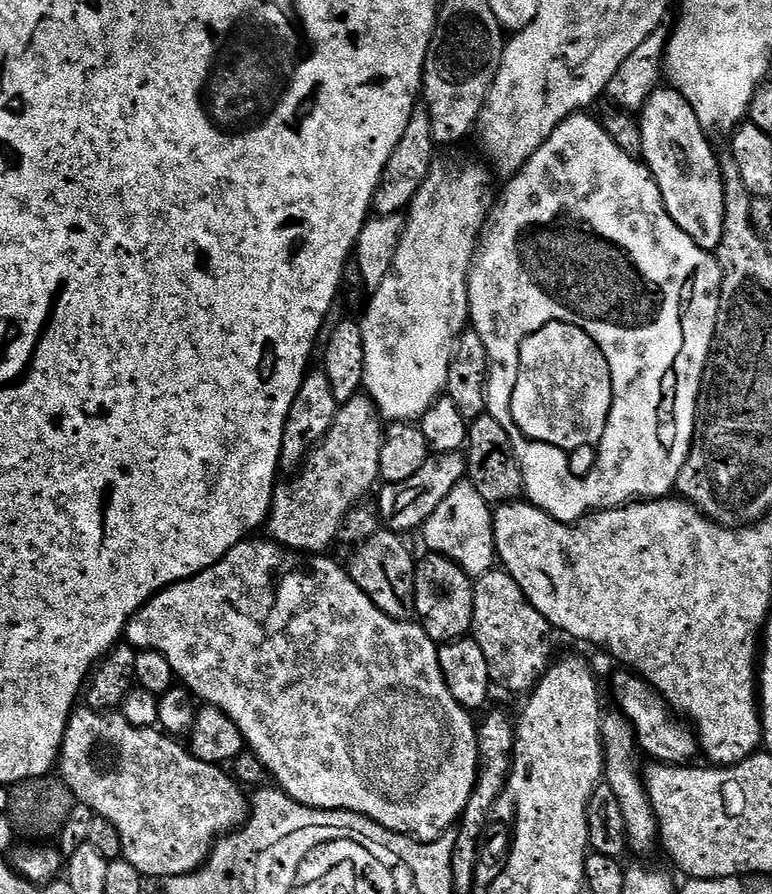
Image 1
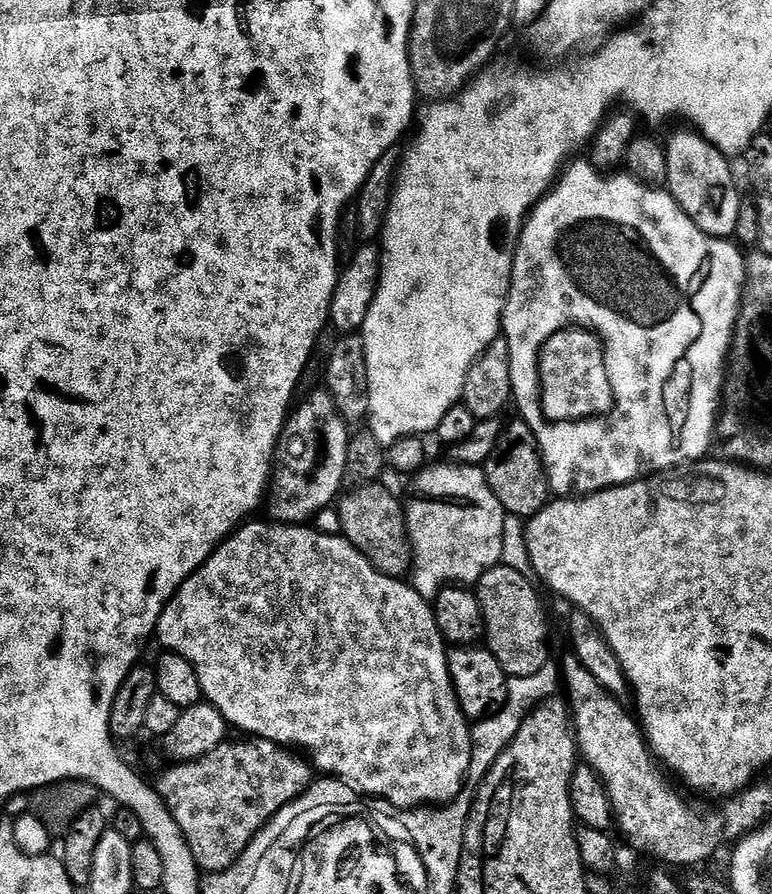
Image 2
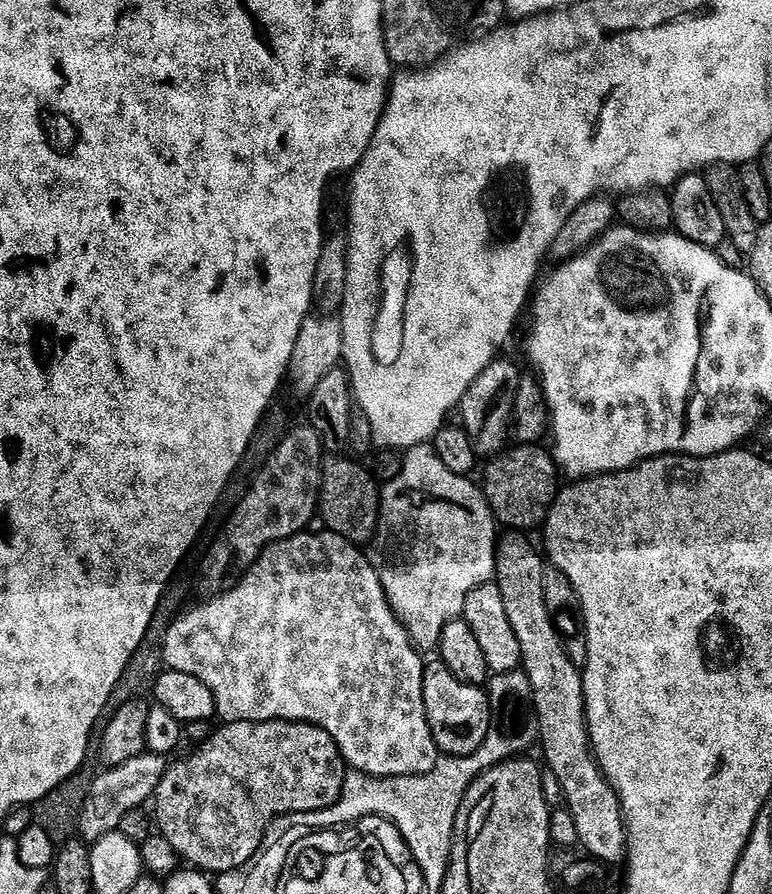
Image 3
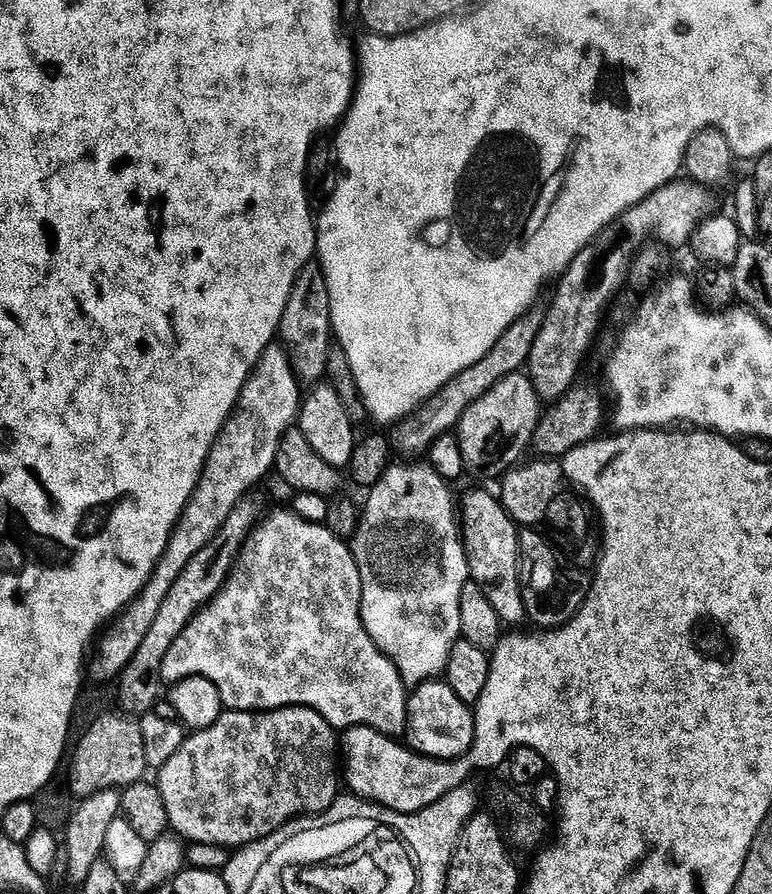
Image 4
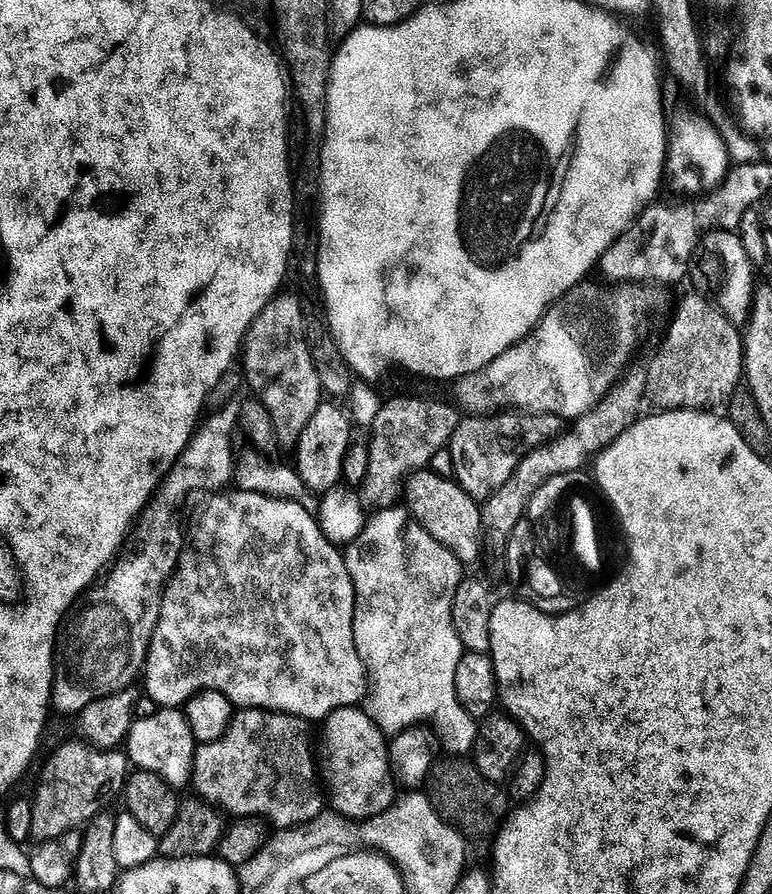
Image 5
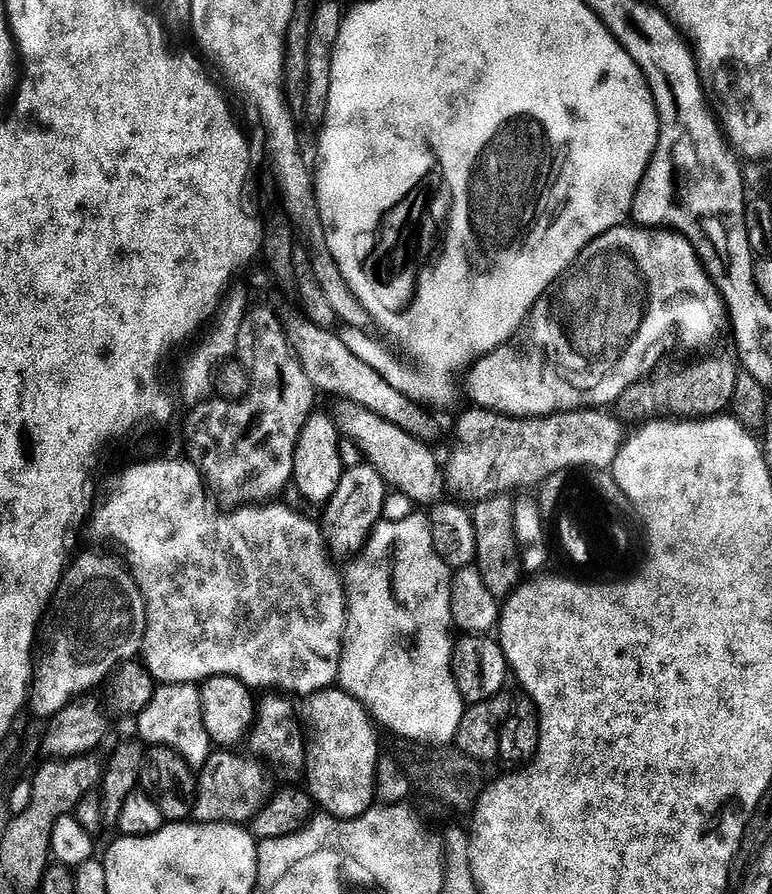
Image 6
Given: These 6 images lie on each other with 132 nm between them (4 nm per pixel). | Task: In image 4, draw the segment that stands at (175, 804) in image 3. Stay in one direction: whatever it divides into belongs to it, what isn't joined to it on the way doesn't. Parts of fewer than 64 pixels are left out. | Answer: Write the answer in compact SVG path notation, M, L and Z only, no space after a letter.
M293 706L291 708L273 708L271 712L225 710L218 718L218 722L214 722L214 726L193 731L185 738L178 754L174 754L174 758L170 758L170 762L166 762L158 769L158 776L160 776L158 785L162 801L165 802L168 823L175 835L192 844L208 844L212 848L221 850L227 850L227 848L240 850L245 845L262 841L264 837L274 834L283 824L290 823L297 817L319 817L319 812L326 811L335 802L340 788L342 790L342 764L338 759L338 732L330 722L326 722L326 718L322 714L318 714L312 708Z

